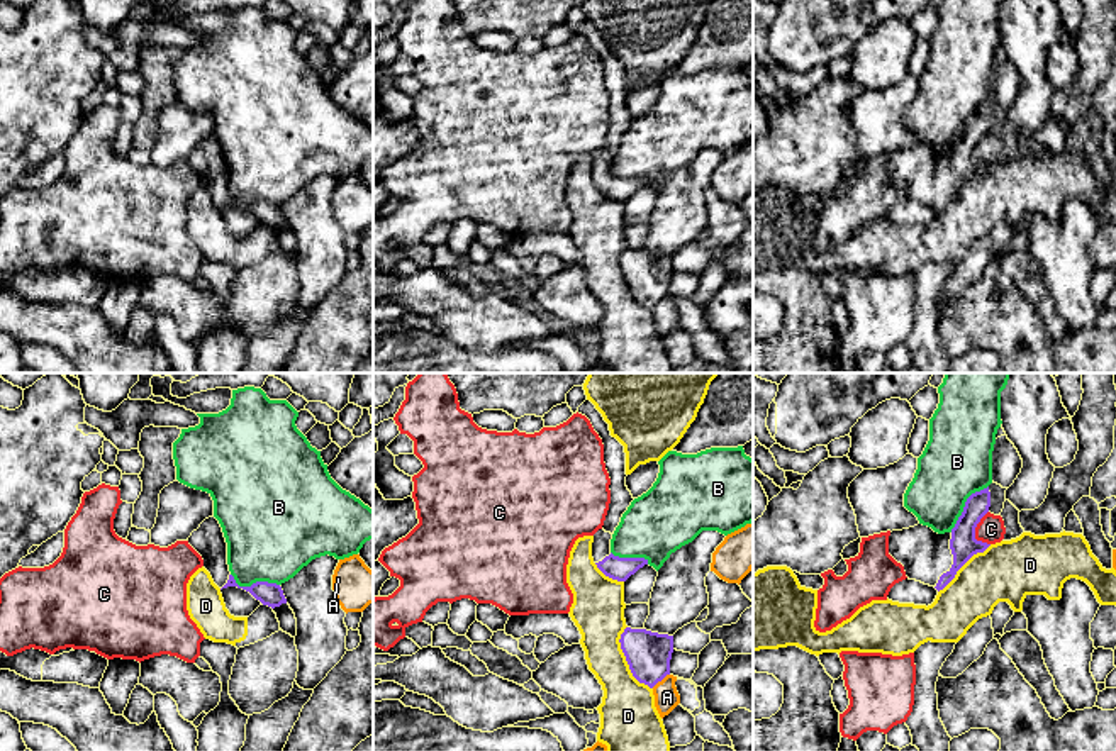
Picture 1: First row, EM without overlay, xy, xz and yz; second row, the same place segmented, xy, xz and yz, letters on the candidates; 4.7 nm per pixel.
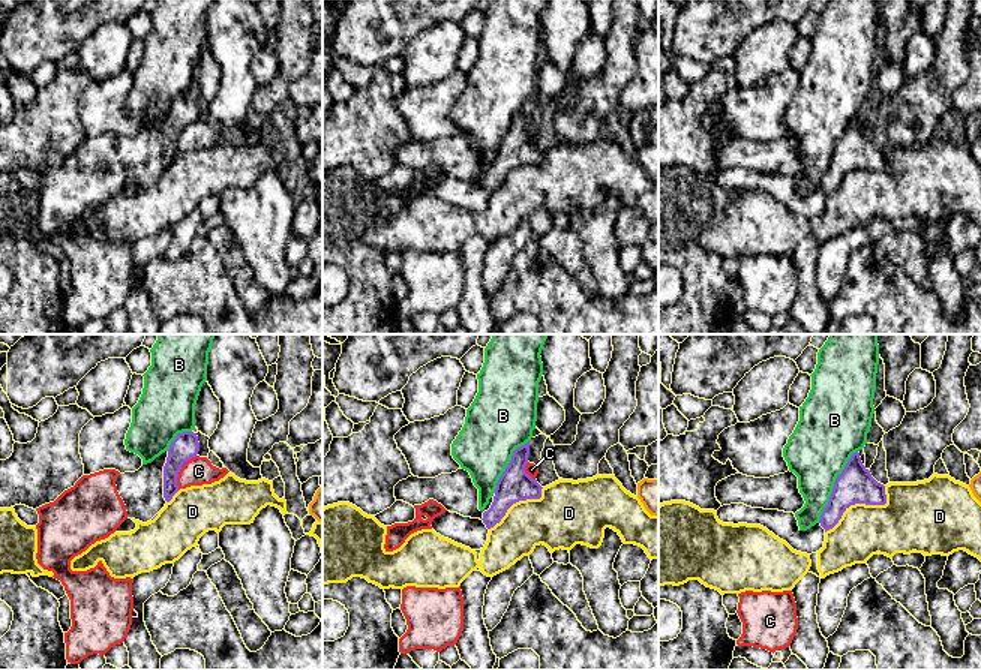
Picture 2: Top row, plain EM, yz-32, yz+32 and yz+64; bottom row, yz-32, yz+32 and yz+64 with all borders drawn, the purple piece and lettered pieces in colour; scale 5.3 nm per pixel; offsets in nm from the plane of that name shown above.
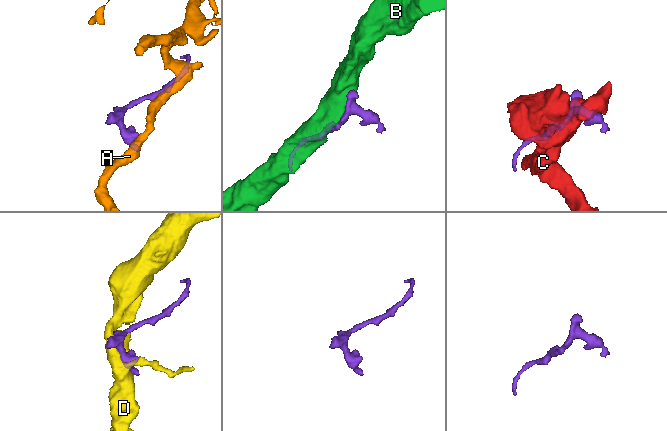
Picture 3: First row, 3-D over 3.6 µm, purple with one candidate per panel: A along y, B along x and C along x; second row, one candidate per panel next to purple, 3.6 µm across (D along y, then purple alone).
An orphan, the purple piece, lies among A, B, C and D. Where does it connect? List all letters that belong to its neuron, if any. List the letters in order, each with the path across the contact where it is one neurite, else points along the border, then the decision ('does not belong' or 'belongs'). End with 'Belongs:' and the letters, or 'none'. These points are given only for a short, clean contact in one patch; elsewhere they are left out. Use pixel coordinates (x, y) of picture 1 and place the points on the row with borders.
A: does not belong
B: does not belong
C: border along yz (987, 511), (976, 528), (976, 538), (989, 545); does not belong
D: does not belong
Belongs: none

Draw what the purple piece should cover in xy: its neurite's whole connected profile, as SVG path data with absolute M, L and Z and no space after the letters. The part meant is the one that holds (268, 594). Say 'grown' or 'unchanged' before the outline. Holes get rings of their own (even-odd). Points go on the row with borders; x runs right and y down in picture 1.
grown; M212 515L209 519L205 519L200 527L197 531L192 532L192 536L187 539L188 544L202 556L204 559L204 568L210 573L214 583L219 587L219 588L227 588L227 587L237 587L237 588L243 588L246 592L249 592L256 600L259 600L263 605L268 605L271 609L275 607L280 607L282 604L287 604L287 598L283 595L283 590L280 585L276 583L268 583L268 581L256 581L253 583L251 587L239 587L234 580L234 576L231 575L229 571L229 565L227 565L227 542L226 542L226 537L224 537L224 532L222 532L222 527L219 524L219 520Z

